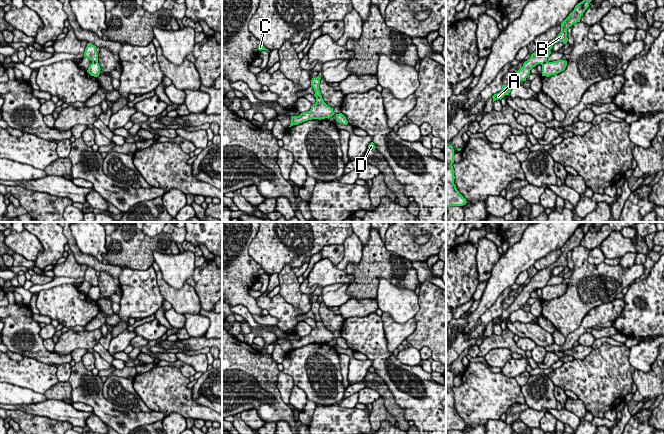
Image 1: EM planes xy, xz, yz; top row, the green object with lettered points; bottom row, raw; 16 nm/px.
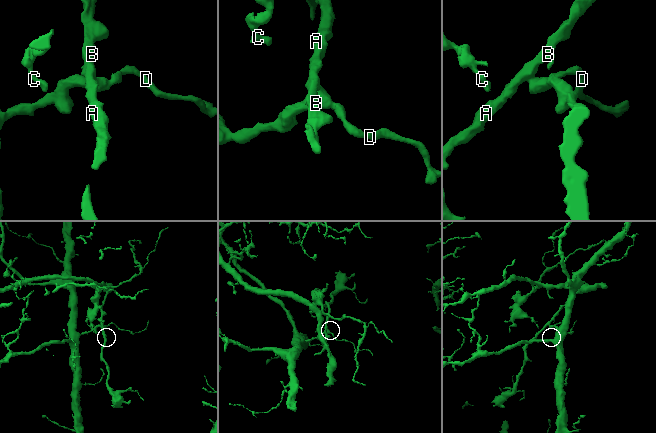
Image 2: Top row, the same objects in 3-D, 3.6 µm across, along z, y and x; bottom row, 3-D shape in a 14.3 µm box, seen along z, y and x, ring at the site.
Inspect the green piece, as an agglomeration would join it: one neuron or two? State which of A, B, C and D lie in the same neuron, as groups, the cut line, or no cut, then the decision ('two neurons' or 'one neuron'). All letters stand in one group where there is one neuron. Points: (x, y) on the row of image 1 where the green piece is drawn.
groups A B C / D; cut xy (92, 61), (97, 62); two neurons

